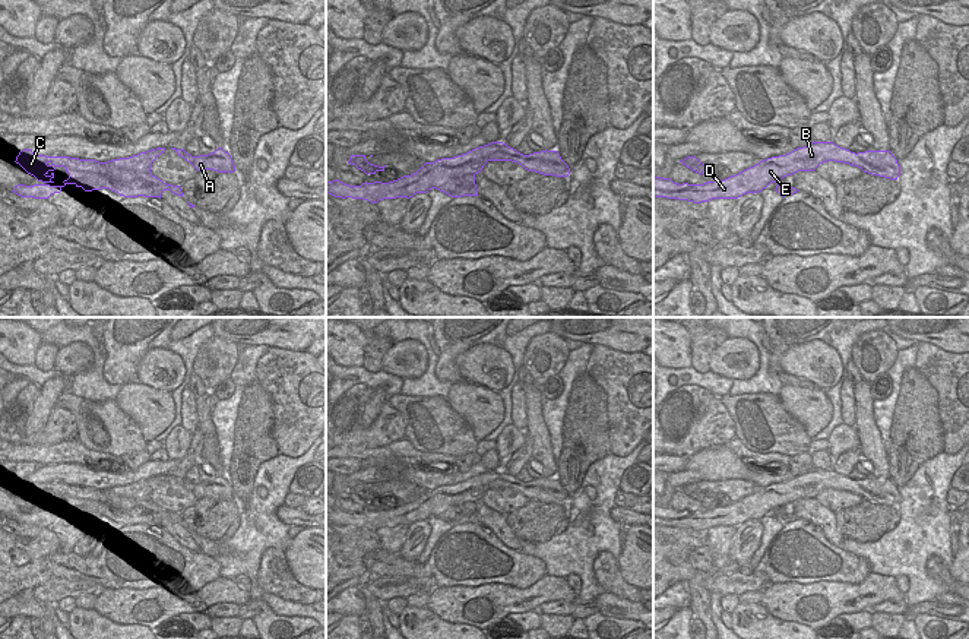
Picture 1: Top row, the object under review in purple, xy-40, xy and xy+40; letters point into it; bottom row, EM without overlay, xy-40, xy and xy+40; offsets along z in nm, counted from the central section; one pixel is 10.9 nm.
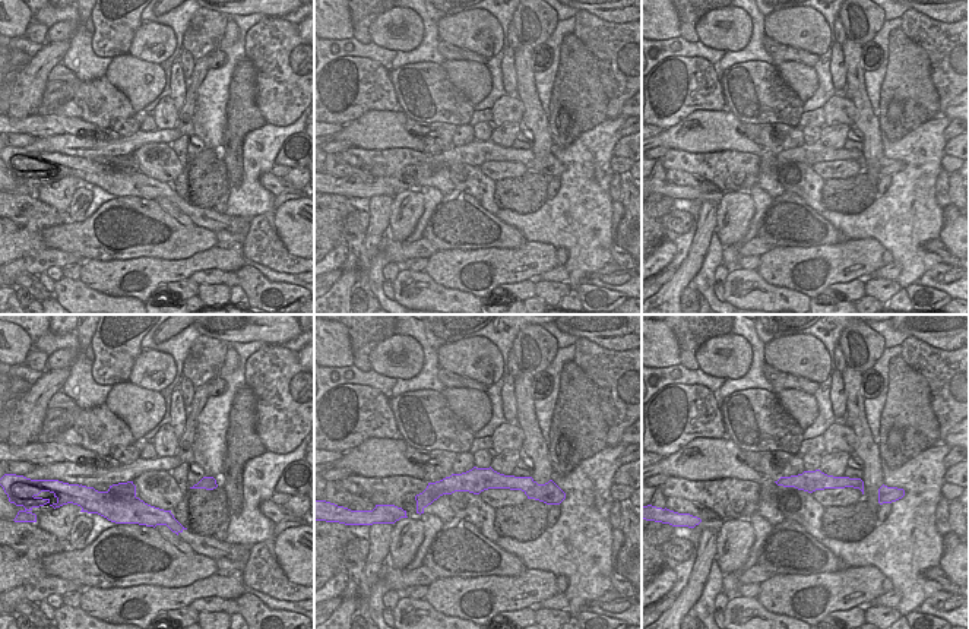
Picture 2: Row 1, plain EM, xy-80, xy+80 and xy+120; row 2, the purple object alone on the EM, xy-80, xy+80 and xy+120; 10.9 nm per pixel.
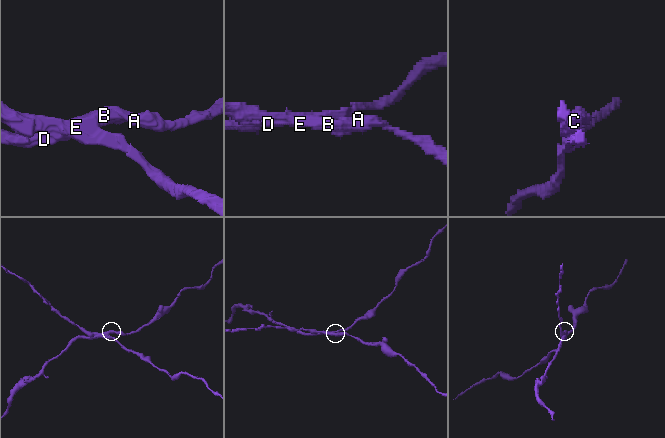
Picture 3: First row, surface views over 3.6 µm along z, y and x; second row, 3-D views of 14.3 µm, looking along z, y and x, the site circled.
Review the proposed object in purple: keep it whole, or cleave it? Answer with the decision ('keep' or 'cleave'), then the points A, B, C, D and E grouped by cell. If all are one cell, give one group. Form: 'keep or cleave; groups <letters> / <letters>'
cleave; groups A B D E / C

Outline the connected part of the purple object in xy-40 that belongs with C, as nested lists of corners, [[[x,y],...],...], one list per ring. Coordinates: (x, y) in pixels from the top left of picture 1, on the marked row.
[[[22,149],[16,156],[19,164],[28,174],[38,181],[54,183],[54,170],[64,167],[69,178],[63,183],[79,181],[80,178],[98,178],[101,189],[110,189],[124,197],[159,197],[164,190],[181,196],[180,186],[167,184],[151,173],[121,173],[114,177],[105,170],[104,162],[94,159],[79,159],[70,156],[45,156],[38,155],[32,149]]]

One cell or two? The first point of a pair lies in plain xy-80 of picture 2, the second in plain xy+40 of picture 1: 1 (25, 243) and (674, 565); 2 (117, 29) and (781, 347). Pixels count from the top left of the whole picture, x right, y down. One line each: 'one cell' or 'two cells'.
1: one cell
2: one cell

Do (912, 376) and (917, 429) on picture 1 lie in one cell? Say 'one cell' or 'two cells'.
one cell

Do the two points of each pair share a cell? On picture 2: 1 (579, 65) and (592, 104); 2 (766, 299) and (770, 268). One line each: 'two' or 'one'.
1: one
2: two

